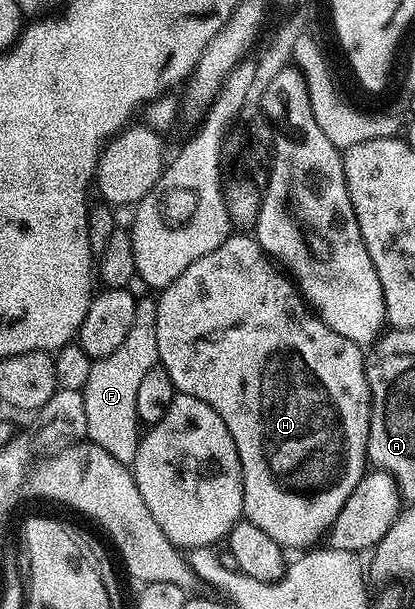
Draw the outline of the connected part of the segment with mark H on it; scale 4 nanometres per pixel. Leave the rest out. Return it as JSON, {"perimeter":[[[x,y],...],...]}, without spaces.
{"perimeter":[[[230,235],[223,244],[215,247],[211,255],[203,255],[203,259],[195,259],[175,283],[160,290],[157,302],[157,318],[155,319],[155,335],[159,338],[160,368],[171,375],[174,390],[187,395],[195,395],[195,399],[203,399],[219,419],[231,431],[231,439],[235,439],[235,451],[239,451],[239,463],[243,475],[243,503],[245,504],[244,520],[255,523],[255,527],[267,531],[275,543],[279,543],[286,550],[305,551],[316,546],[317,541],[326,536],[333,520],[339,515],[343,503],[355,491],[359,479],[367,472],[367,439],[369,438],[369,384],[365,375],[366,354],[362,346],[343,339],[335,331],[324,325],[321,318],[307,311],[296,284],[274,262],[269,254],[261,250],[256,236],[237,237]]]}

